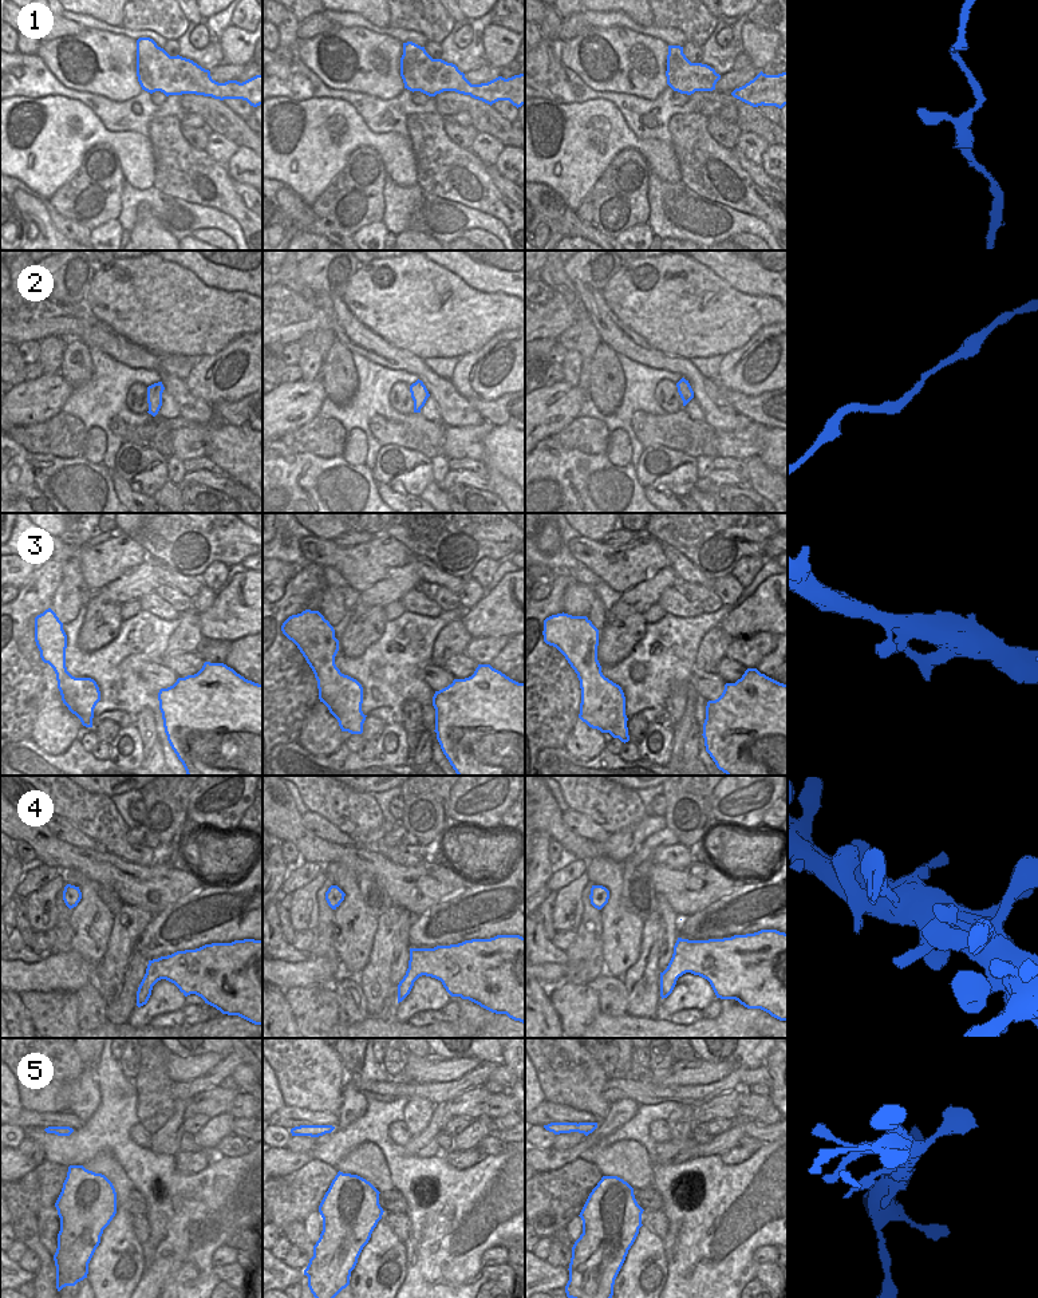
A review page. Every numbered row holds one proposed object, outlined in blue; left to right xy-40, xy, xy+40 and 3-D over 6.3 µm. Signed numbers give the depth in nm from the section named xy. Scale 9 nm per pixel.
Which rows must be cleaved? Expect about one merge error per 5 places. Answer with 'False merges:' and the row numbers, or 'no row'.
False merges: 5

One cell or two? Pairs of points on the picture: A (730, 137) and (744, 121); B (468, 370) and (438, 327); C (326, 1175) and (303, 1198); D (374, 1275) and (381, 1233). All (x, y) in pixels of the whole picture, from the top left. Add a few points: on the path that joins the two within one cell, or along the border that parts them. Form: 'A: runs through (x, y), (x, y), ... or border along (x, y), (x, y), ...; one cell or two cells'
A: border along (735, 123), (742, 131); two cells
B: border along (488, 340), (480, 348), (466, 352), (460, 359); two cells
C: runs through (320, 1180), (308, 1192); one cell
D: runs through (377, 1265), (381, 1243); one cell

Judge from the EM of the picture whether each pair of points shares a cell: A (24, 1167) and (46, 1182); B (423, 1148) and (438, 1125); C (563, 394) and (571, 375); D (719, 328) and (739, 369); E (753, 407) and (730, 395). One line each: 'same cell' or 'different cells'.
A: different cells
B: same cell
C: different cells
D: different cells
E: same cell

